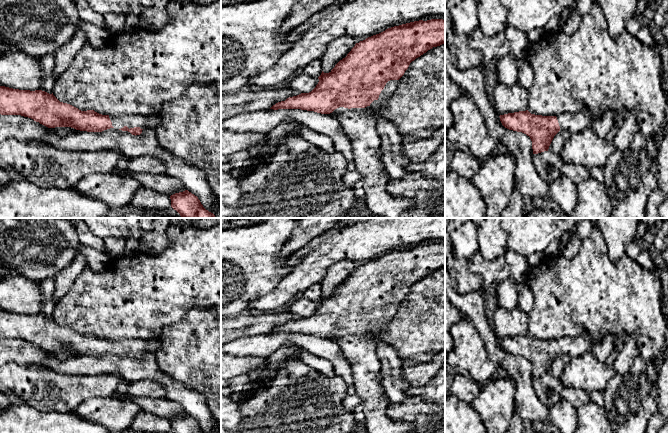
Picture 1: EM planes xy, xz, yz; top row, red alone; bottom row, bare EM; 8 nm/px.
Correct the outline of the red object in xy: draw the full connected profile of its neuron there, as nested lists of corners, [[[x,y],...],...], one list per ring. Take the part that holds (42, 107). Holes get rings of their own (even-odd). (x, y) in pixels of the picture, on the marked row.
[[[0,86],[0,114],[28,117],[48,128],[71,127],[87,132],[116,128],[135,136],[158,121],[158,116],[144,119],[132,115],[102,115],[94,110],[81,111],[70,104],[60,102],[53,93],[5,86]]]

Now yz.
[[[528,110],[500,115],[502,125],[513,131],[522,132],[532,141],[533,154],[548,151],[554,136],[560,131],[570,134],[589,127],[593,120],[599,120],[586,111],[564,113],[559,116],[531,114]]]

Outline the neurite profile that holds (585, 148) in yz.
[[[589,127],[571,134],[559,155],[562,162],[592,167],[604,167],[617,150],[612,141],[596,135]]]

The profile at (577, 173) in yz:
[[[562,162],[561,173],[570,178],[575,184],[590,178],[589,169],[583,165],[574,165]]]

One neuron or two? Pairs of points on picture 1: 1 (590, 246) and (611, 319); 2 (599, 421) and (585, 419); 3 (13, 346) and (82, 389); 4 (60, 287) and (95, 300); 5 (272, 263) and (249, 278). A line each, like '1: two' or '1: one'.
1: one
2: one
3: two
4: two
5: one

